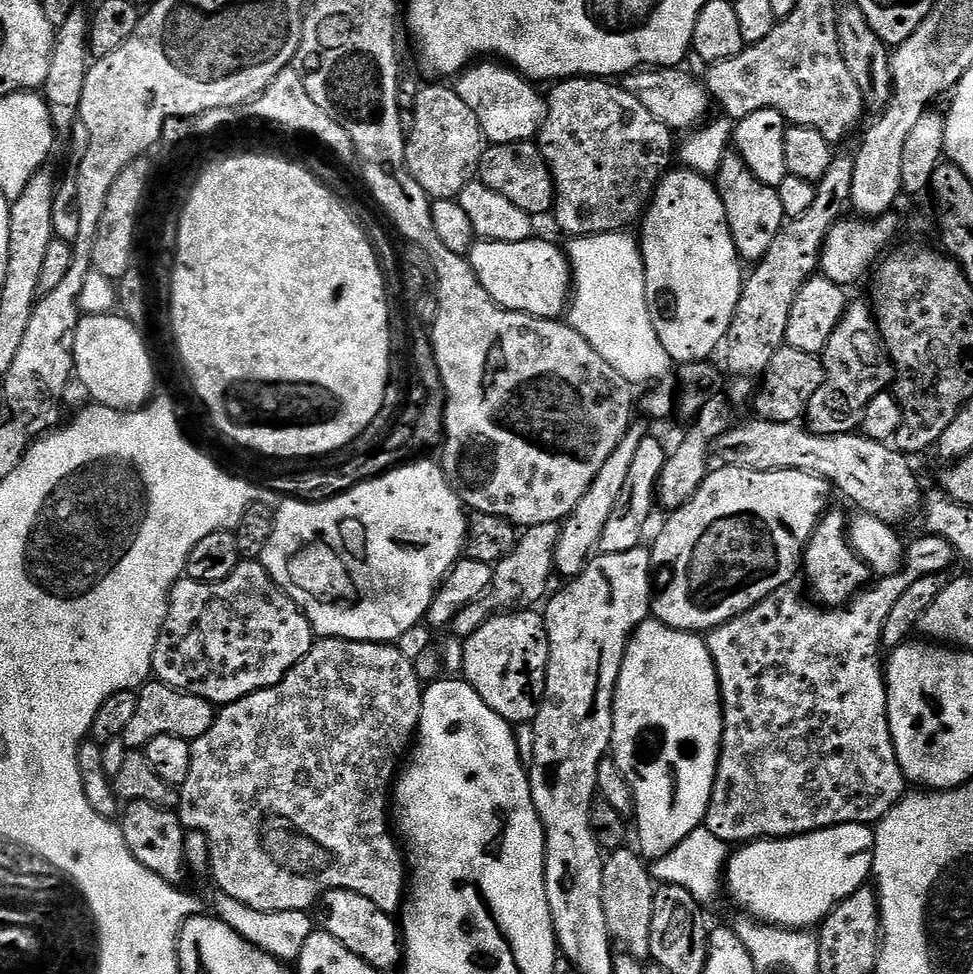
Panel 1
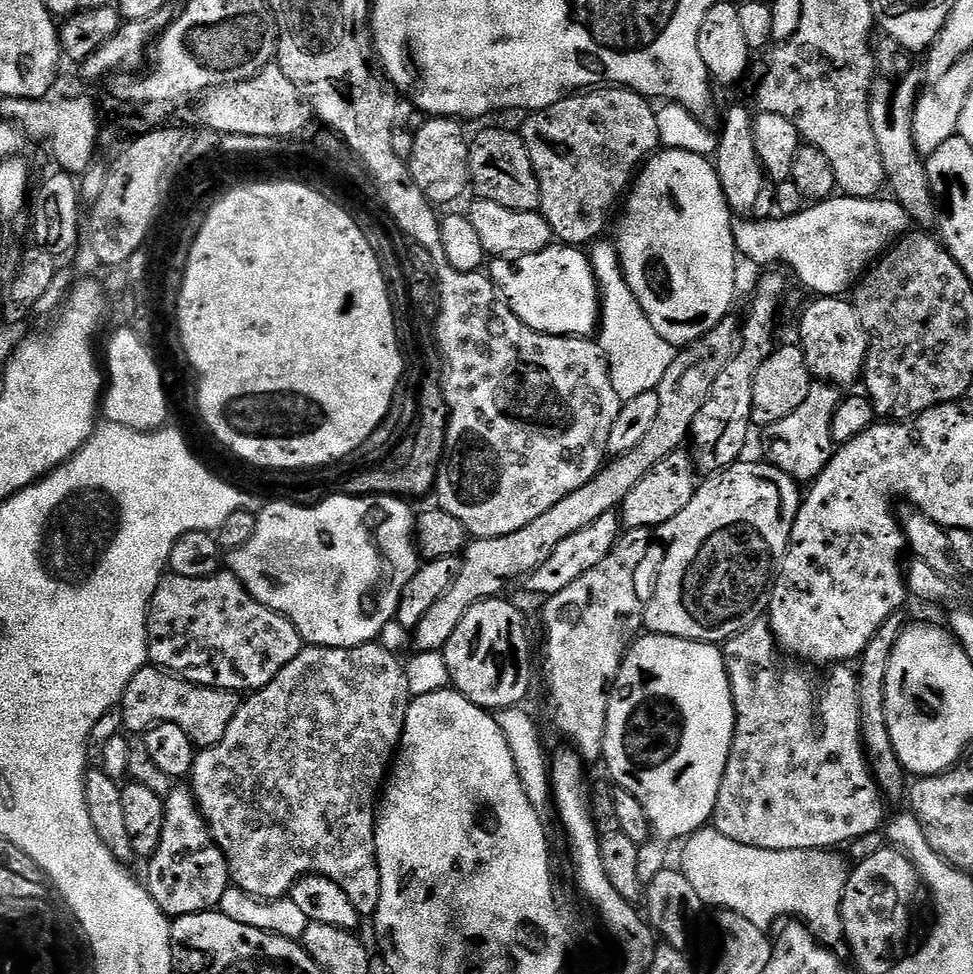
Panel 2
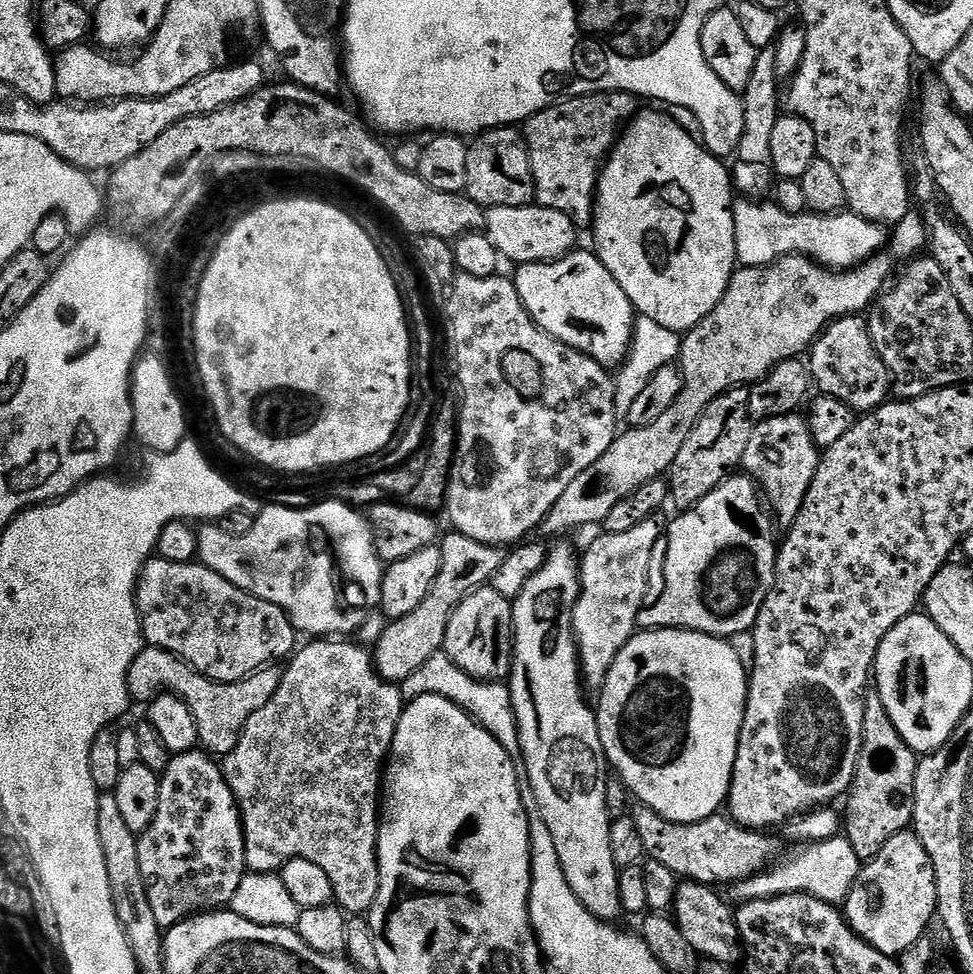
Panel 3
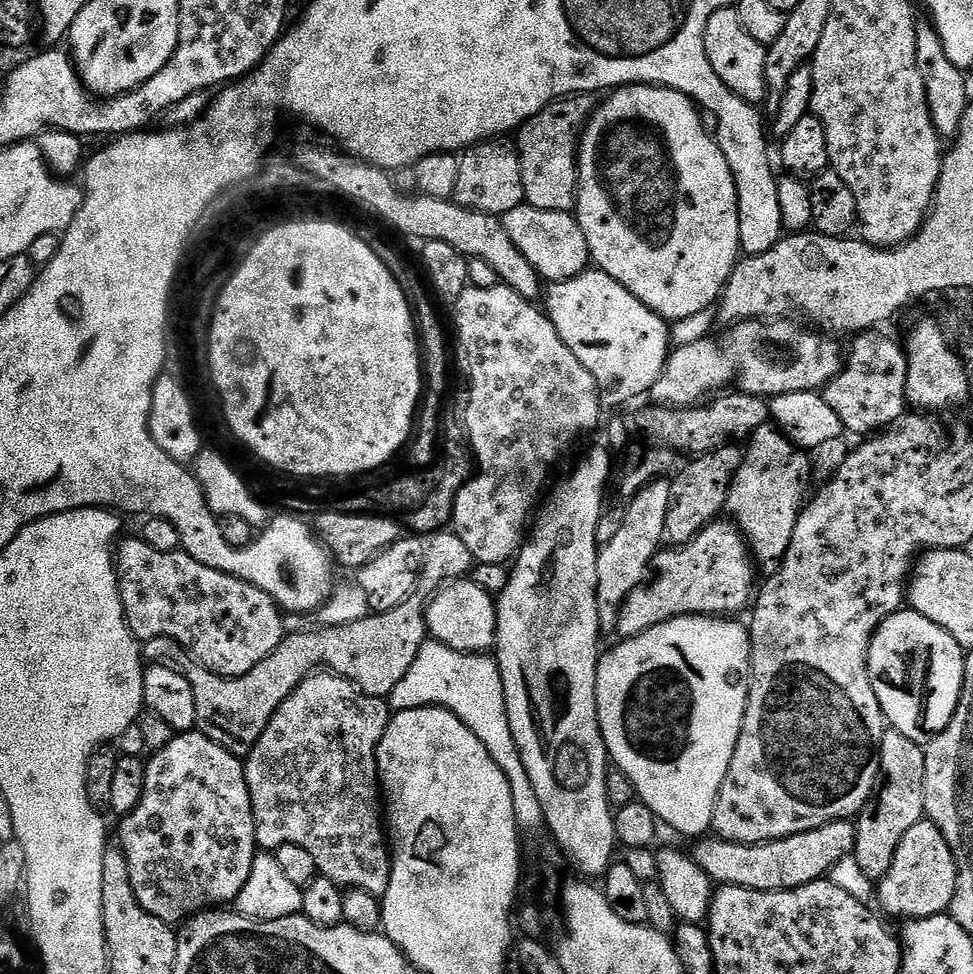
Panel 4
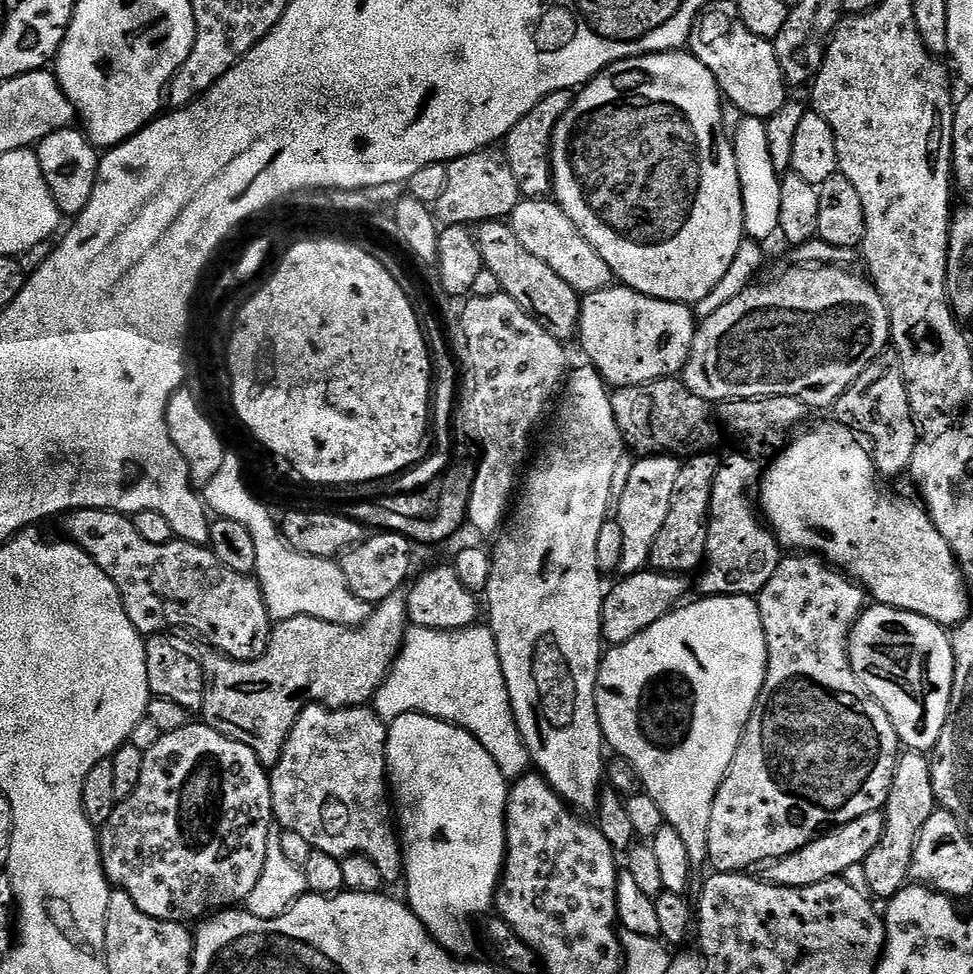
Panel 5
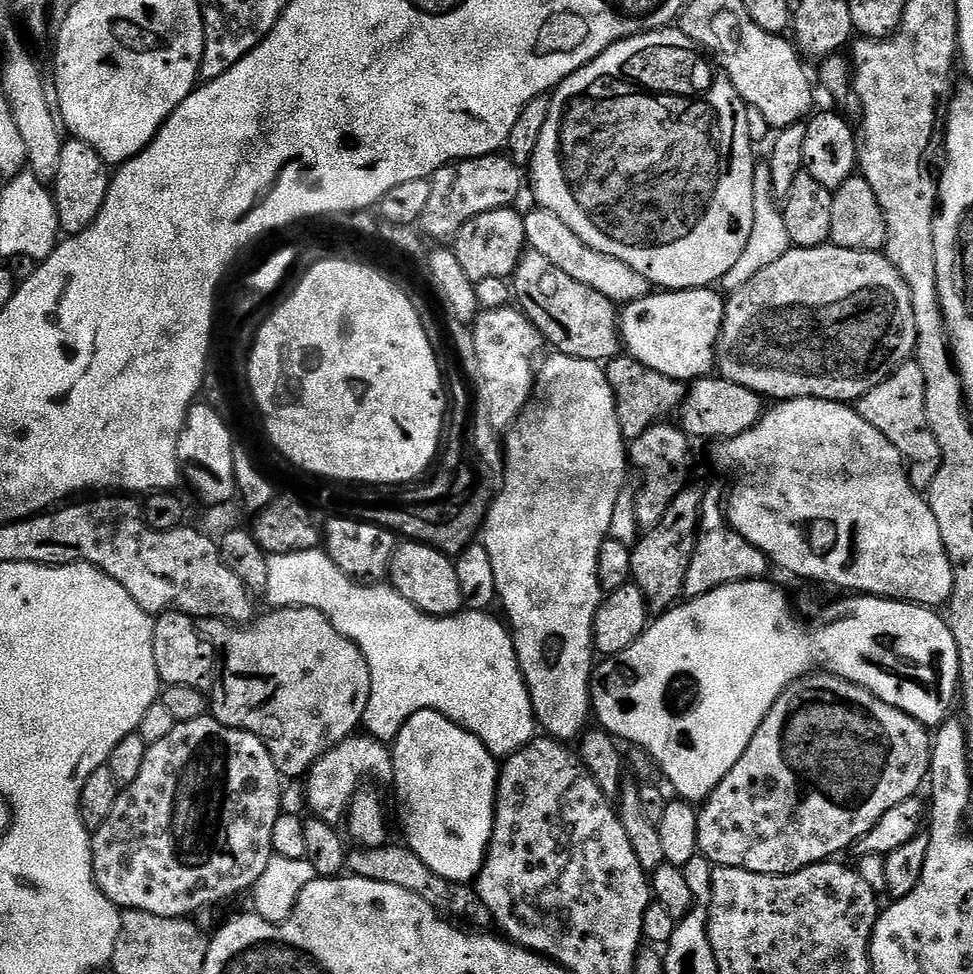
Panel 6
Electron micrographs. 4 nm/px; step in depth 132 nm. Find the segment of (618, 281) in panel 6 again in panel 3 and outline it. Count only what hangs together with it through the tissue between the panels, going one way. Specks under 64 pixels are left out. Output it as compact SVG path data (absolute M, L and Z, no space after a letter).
M535 202L521 208L498 206L497 208L487 209L483 231L488 235L490 242L495 246L501 257L505 261L513 260L513 265L516 266L522 264L543 264L550 260L560 260L577 247L576 235L578 235L578 229L576 224L570 222L570 218L566 218L566 214L558 214L558 210L542 208Z

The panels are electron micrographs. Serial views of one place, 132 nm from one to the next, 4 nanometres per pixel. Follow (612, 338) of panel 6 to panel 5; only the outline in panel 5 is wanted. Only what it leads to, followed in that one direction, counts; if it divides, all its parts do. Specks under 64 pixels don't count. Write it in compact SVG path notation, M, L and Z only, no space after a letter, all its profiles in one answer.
M486 220L475 229L475 242L480 248L483 267L495 274L503 295L514 298L546 334L558 338L561 342L575 341L580 331L581 293L575 292L546 262L534 258L518 238L514 238L511 227L504 220Z

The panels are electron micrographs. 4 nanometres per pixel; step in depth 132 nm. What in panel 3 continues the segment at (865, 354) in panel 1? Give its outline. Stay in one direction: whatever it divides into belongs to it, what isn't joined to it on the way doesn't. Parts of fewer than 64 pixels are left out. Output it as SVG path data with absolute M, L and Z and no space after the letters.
M803 415L770 418L759 421L753 427L750 442L746 442L742 472L760 489L771 515L778 521L781 529L791 528L798 518L802 502L810 490L810 482L814 482L821 455L821 449L812 441L808 421Z

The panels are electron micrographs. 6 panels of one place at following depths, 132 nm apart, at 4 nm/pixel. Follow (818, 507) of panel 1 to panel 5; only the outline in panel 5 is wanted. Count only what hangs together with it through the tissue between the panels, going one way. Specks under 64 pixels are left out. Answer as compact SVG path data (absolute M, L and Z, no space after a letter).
M655 570L635 572L632 576L620 578L613 588L607 589L604 598L600 619L601 637L612 646L625 644L630 642L630 638L642 634L642 630L654 626L654 622L668 615L685 599L683 596L688 584L684 580L687 579L683 575Z

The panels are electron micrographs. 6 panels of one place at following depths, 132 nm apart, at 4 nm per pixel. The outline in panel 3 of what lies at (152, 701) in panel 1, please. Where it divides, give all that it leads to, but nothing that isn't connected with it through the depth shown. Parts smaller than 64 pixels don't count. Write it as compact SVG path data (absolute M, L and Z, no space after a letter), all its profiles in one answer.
M144 646L134 658L134 662L130 662L128 695L133 701L144 700L143 702L151 702L165 694L184 700L198 726L200 744L213 757L223 758L231 754L234 746L238 746L240 732L246 726L250 714L262 710L262 706L266 706L266 702L274 698L274 690L278 690L281 675L279 667L269 666L261 668L259 672L244 680L220 684L216 680L201 676L174 654L161 648Z

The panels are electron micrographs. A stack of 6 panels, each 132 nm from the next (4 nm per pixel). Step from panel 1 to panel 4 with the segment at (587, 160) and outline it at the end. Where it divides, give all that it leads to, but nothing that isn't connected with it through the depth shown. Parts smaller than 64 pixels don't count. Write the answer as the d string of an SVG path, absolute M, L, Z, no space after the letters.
M577 94L553 100L541 112L520 125L514 136L516 153L522 166L522 190L531 208L572 212L576 207L578 170L576 156L580 153L580 135L596 110L597 97Z

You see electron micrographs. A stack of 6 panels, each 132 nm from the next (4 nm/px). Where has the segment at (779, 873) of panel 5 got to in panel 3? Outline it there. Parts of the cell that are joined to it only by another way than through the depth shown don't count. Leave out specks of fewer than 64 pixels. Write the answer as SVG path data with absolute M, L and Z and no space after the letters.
M643 806L633 807L630 815L642 838L644 854L648 860L662 862L662 866L674 870L677 878L700 884L735 886L741 880L757 876L773 862L781 859L780 851L785 844L783 839L775 840L772 837L775 835L767 831L743 828L724 814L717 814L693 824L675 824L662 818L662 814L658 814L654 809Z

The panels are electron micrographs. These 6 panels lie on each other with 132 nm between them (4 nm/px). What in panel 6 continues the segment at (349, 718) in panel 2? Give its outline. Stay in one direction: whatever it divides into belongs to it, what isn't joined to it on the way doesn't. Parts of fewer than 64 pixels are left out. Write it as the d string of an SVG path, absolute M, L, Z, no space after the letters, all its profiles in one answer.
M353 734L334 746L306 773L308 780L308 808L315 819L333 826L345 819L352 795L359 792L367 776L391 773L392 754L389 745L367 734Z

